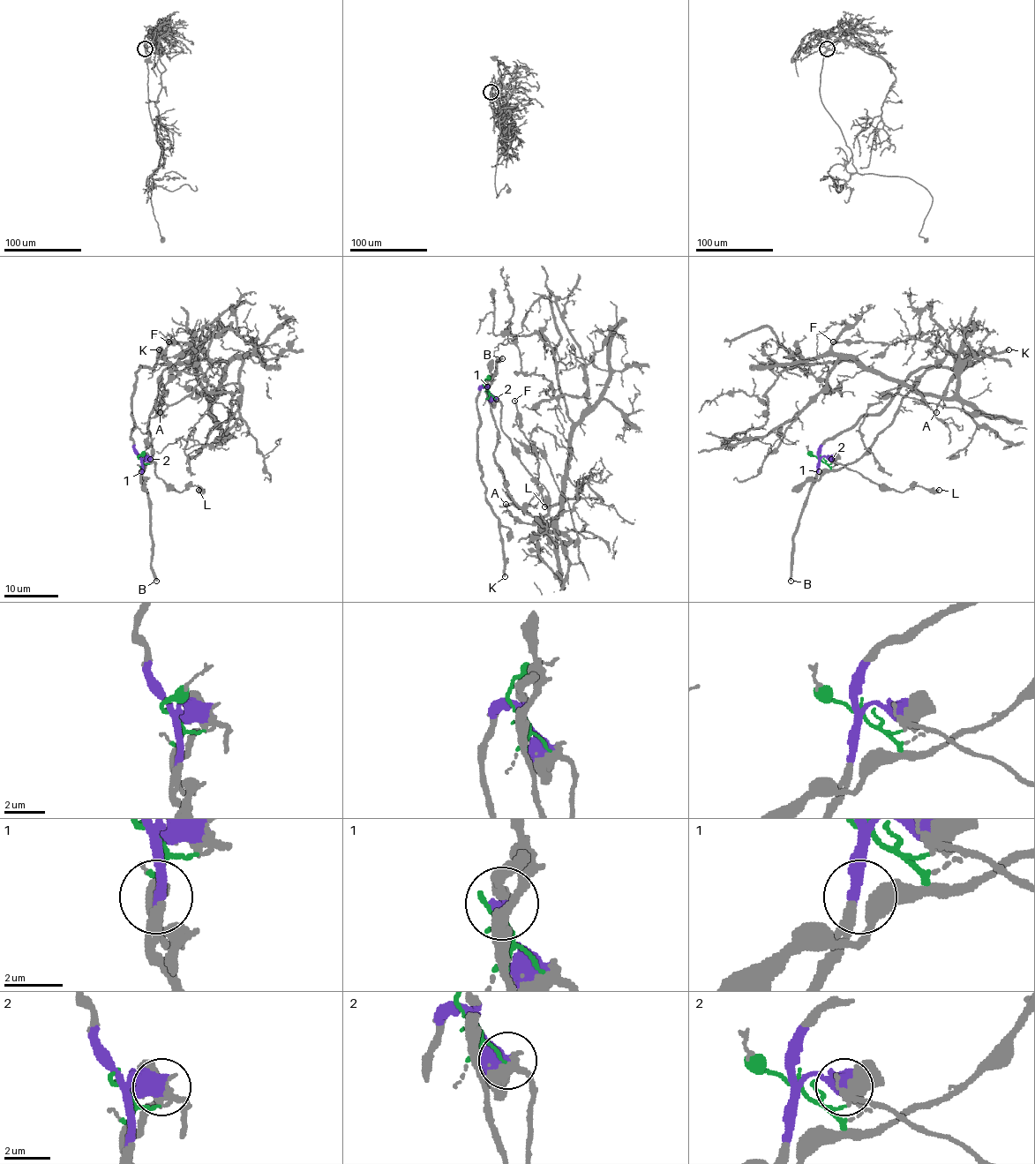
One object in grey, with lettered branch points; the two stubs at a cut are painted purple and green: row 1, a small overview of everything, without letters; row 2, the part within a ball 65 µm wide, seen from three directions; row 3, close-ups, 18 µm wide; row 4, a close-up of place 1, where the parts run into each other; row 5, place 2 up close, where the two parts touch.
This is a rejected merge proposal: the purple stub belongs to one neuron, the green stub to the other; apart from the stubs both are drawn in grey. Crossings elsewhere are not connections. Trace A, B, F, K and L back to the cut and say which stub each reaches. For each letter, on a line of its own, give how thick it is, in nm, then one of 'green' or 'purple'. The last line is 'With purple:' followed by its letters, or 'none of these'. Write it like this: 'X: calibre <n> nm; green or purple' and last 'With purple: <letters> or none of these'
A: calibre 140 nm; green
B: calibre 300 nm; purple
F: calibre 150 nm; green
K: calibre 340 nm; purple
L: calibre 480 nm; purple
With purple: B, K, L

